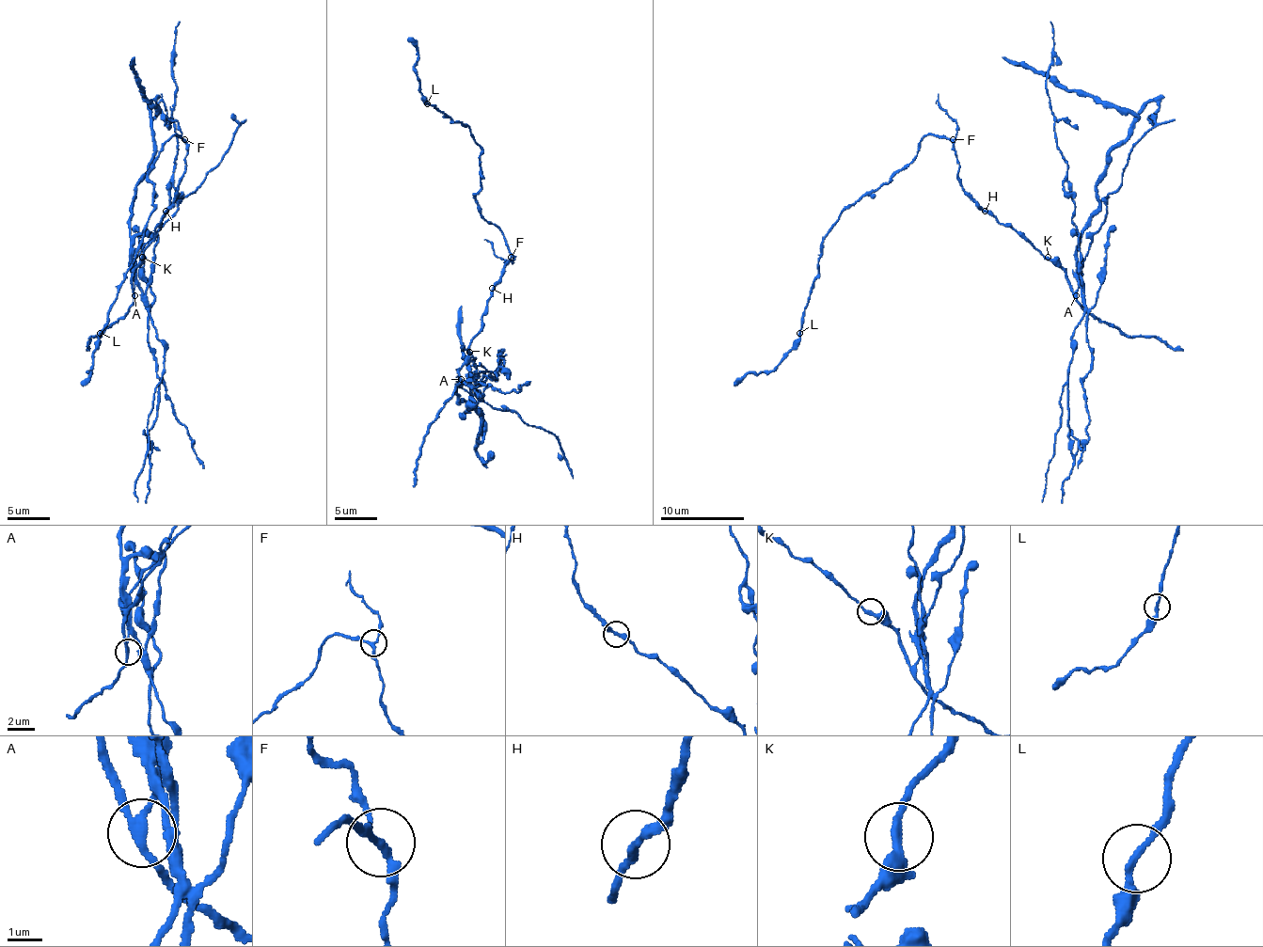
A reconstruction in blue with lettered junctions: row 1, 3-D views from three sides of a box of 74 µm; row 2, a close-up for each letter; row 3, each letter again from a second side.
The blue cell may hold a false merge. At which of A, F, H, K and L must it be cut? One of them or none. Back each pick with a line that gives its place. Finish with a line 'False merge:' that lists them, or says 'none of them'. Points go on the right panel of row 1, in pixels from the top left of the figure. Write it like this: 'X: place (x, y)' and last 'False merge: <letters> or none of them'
A: place (1076, 295)
False merge: A

